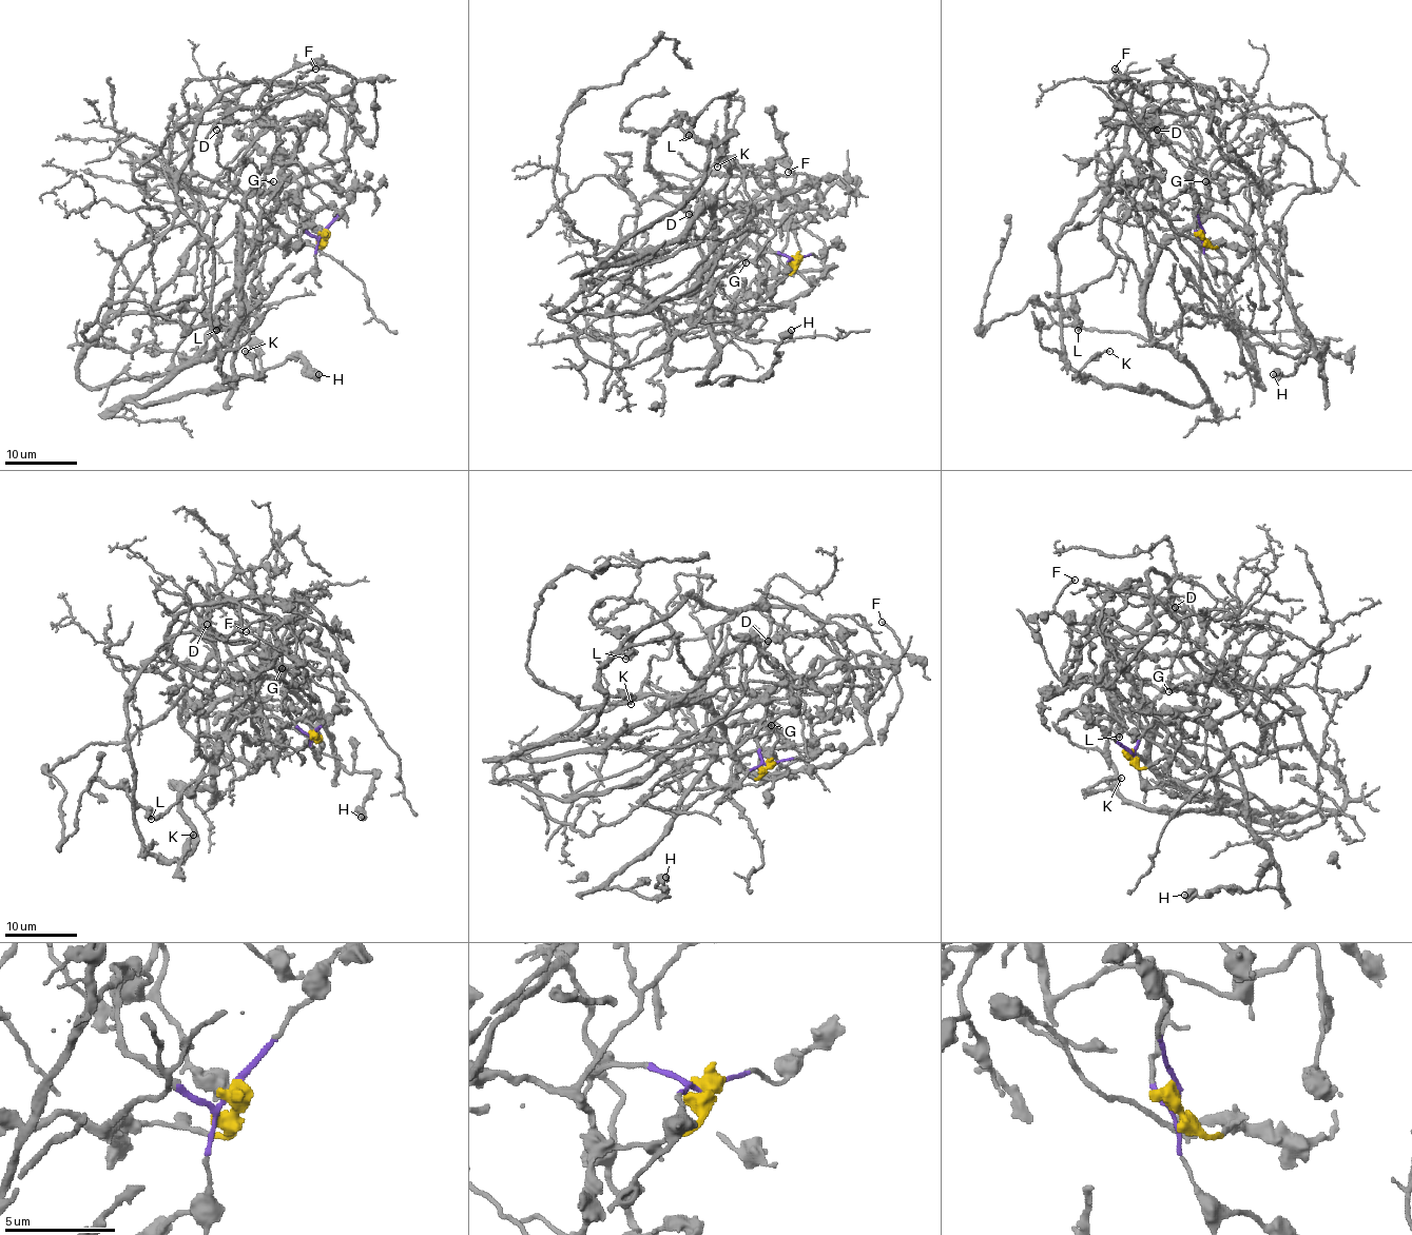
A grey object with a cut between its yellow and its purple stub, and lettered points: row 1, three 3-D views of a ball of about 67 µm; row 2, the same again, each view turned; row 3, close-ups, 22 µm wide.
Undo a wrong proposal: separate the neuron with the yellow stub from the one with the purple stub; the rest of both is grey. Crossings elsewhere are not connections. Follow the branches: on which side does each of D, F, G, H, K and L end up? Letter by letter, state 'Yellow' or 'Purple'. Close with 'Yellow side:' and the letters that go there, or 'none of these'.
D: Yellow
F: Purple
G: Yellow
H: Yellow
K: Yellow
L: Yellow
Yellow side: D, G, H, K, L

